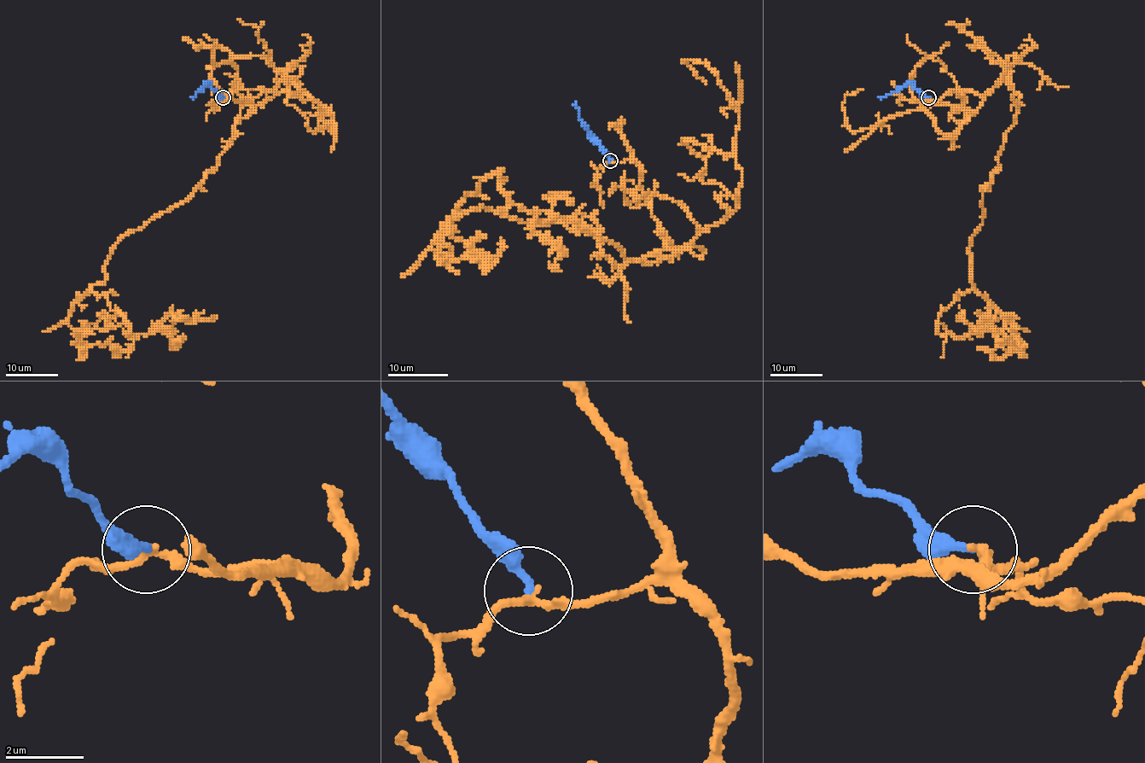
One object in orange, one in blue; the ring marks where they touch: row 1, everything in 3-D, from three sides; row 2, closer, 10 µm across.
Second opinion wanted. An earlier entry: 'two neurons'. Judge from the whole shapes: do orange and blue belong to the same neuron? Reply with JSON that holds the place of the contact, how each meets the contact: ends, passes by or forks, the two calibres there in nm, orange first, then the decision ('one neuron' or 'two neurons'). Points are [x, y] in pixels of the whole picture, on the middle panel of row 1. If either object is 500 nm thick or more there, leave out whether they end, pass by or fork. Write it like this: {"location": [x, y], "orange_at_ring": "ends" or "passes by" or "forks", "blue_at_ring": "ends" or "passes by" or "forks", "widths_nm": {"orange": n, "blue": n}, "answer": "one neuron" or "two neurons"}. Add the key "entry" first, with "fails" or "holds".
{"entry": "holds", "location": [610, 160], "orange_at_ring": "passes by", "blue_at_ring": "ends", "widths_nm": {"orange": 190, "blue": 260}, "answer": "two neurons"}

